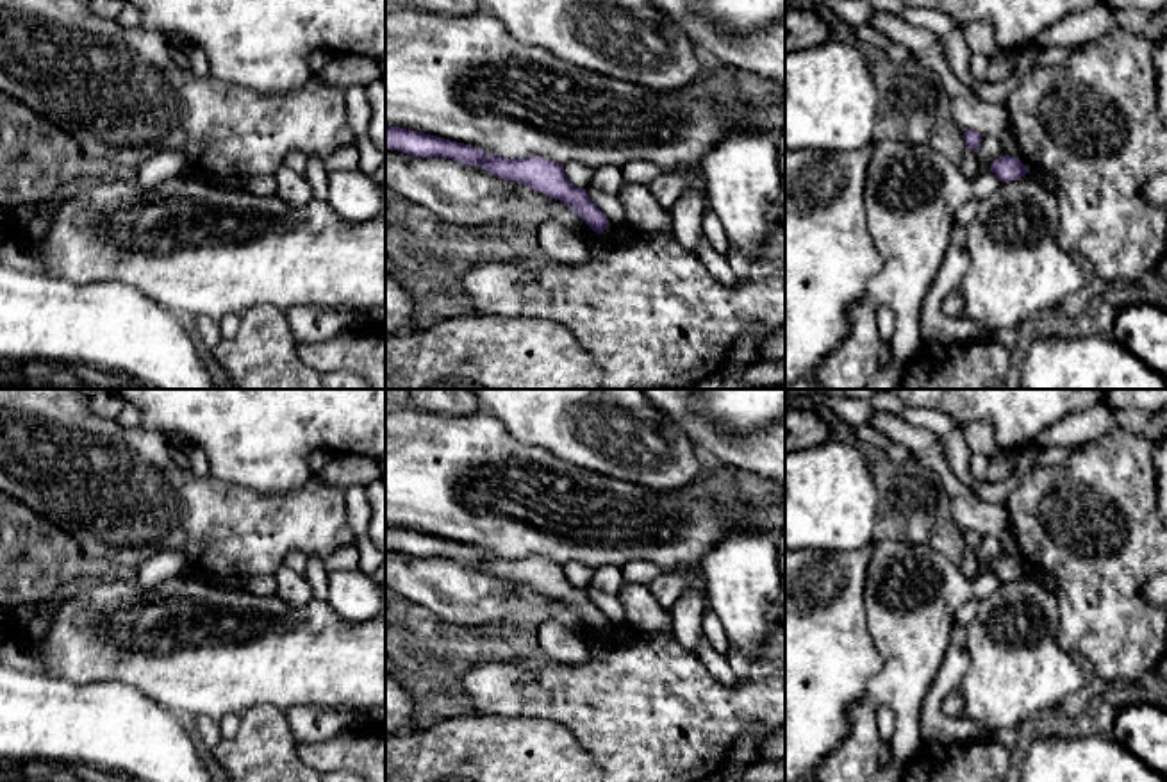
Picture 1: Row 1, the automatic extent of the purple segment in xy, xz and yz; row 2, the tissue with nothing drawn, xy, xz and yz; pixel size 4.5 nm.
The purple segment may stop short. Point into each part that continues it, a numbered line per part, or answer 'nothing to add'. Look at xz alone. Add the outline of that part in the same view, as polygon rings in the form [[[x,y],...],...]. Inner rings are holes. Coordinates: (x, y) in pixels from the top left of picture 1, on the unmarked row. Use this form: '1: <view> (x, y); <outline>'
nothing to add

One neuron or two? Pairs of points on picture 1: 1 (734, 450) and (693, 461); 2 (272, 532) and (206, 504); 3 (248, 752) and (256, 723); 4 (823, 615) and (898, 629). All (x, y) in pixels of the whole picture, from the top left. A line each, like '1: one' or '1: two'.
1: two
2: one
3: one
4: two

